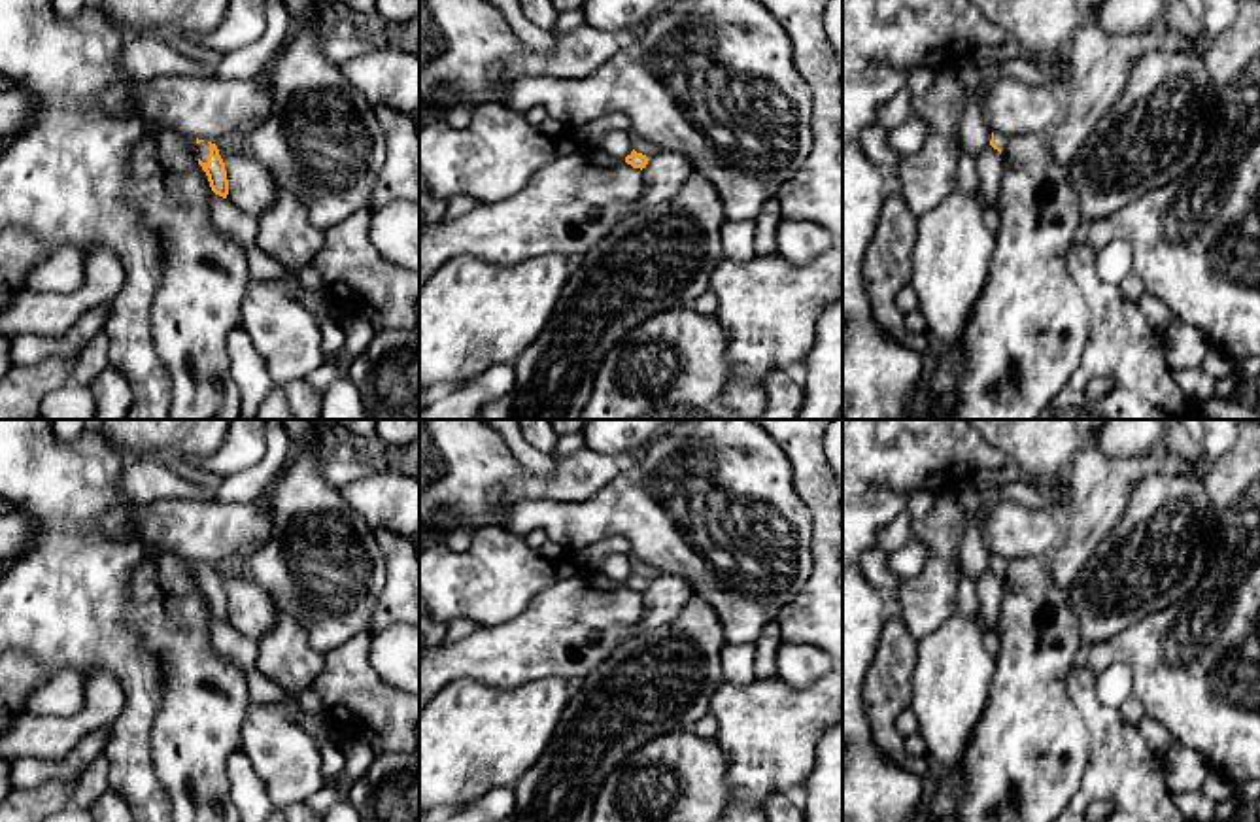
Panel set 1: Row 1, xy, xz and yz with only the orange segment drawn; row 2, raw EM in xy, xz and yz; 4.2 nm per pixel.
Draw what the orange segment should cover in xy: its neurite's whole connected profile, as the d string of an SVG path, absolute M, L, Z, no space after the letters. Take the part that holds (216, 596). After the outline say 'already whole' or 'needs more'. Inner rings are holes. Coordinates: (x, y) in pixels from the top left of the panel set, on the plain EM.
M195 561L195 569L196 569L198 588L206 595L212 614L227 622L229 603L227 603L225 586L219 578L217 569L198 561Z; needs more

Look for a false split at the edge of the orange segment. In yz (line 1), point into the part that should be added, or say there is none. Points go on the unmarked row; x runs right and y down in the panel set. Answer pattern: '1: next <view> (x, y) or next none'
1: next yz (1000, 564)

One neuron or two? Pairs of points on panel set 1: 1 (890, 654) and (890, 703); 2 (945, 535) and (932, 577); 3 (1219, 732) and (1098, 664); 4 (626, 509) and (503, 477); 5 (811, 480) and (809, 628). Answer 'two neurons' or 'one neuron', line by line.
1: one neuron
2: one neuron
3: one neuron
4: two neurons
5: one neuron

